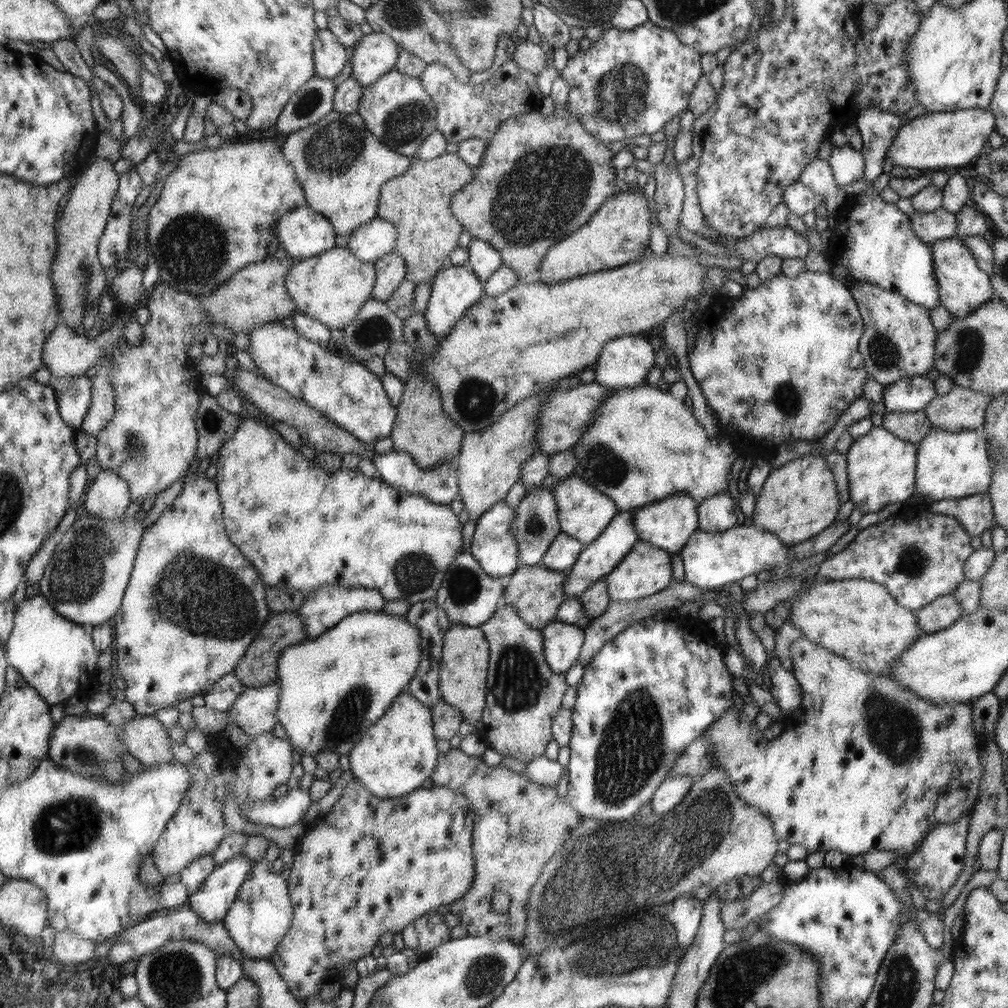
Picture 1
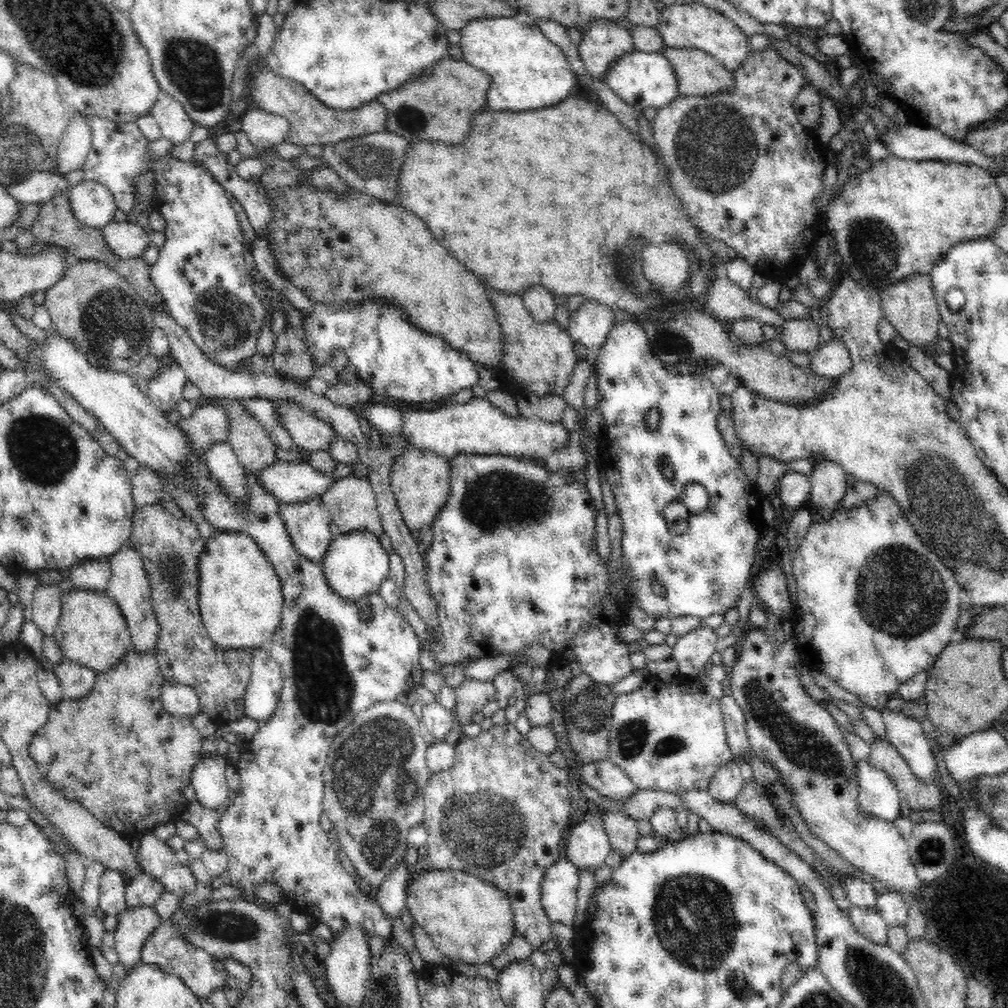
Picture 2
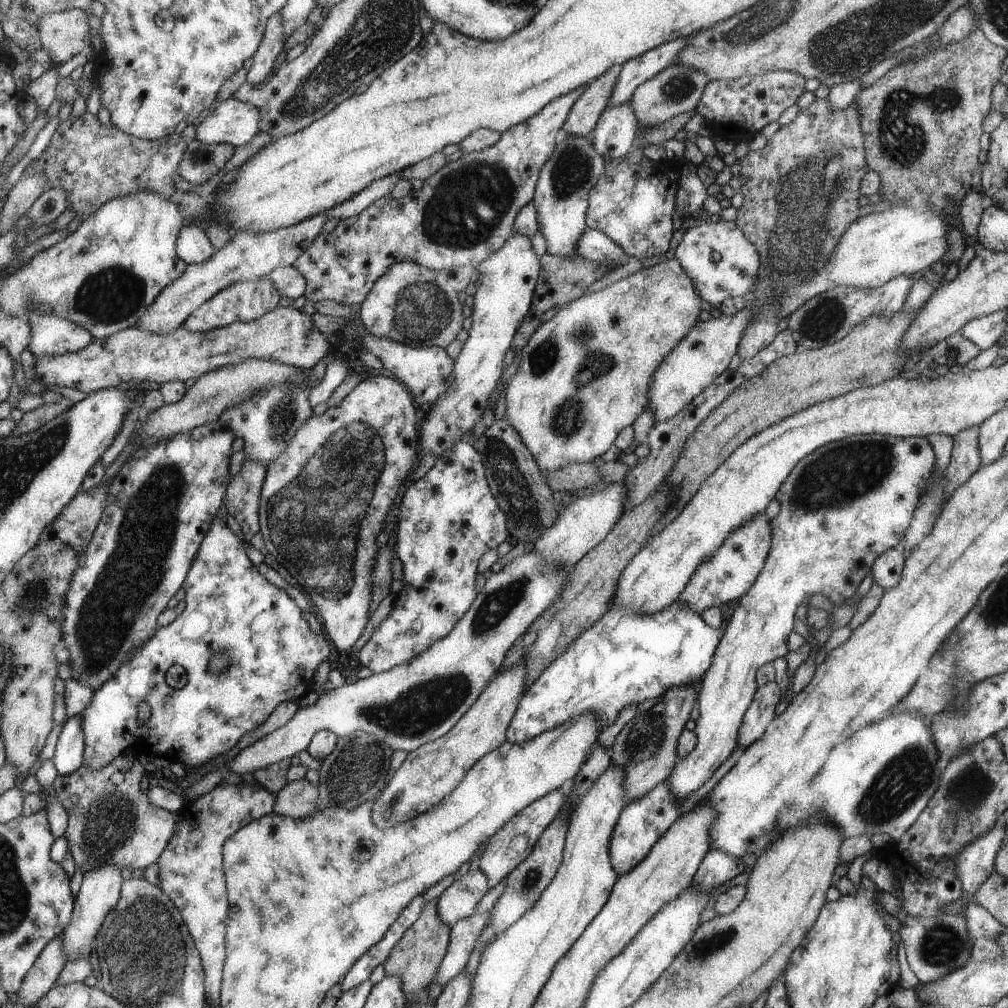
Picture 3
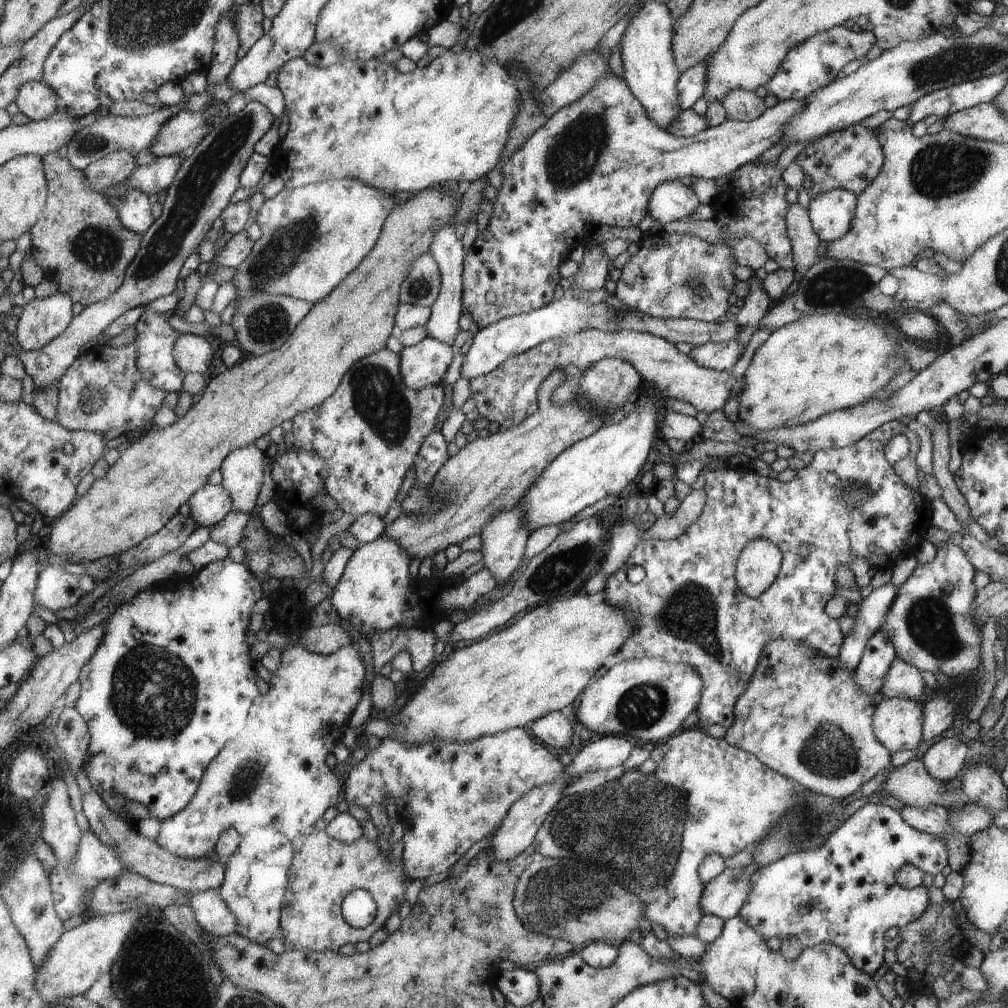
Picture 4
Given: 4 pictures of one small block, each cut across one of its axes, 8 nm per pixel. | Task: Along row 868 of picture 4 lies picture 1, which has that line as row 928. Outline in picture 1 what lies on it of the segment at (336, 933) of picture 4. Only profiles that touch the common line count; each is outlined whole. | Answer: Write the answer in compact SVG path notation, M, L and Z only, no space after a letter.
M357 778L346 781L345 789L340 798L331 806L328 814L318 820L316 828L307 828L306 834L297 841L293 850L294 862L289 880L289 894L293 901L293 924L289 933L280 945L277 952L269 959L278 973L285 980L293 995L305 1004L316 994L318 986L336 970L344 971L346 967L356 964L362 957L368 957L379 944L379 939L385 932L401 933L411 922L425 916L431 911L437 911L450 903L465 896L471 887L474 878L474 859L472 852L472 827L474 811L470 808L469 798L464 794L456 794L453 790L433 786L430 789L422 787L405 796L398 798L378 798L372 794Z

